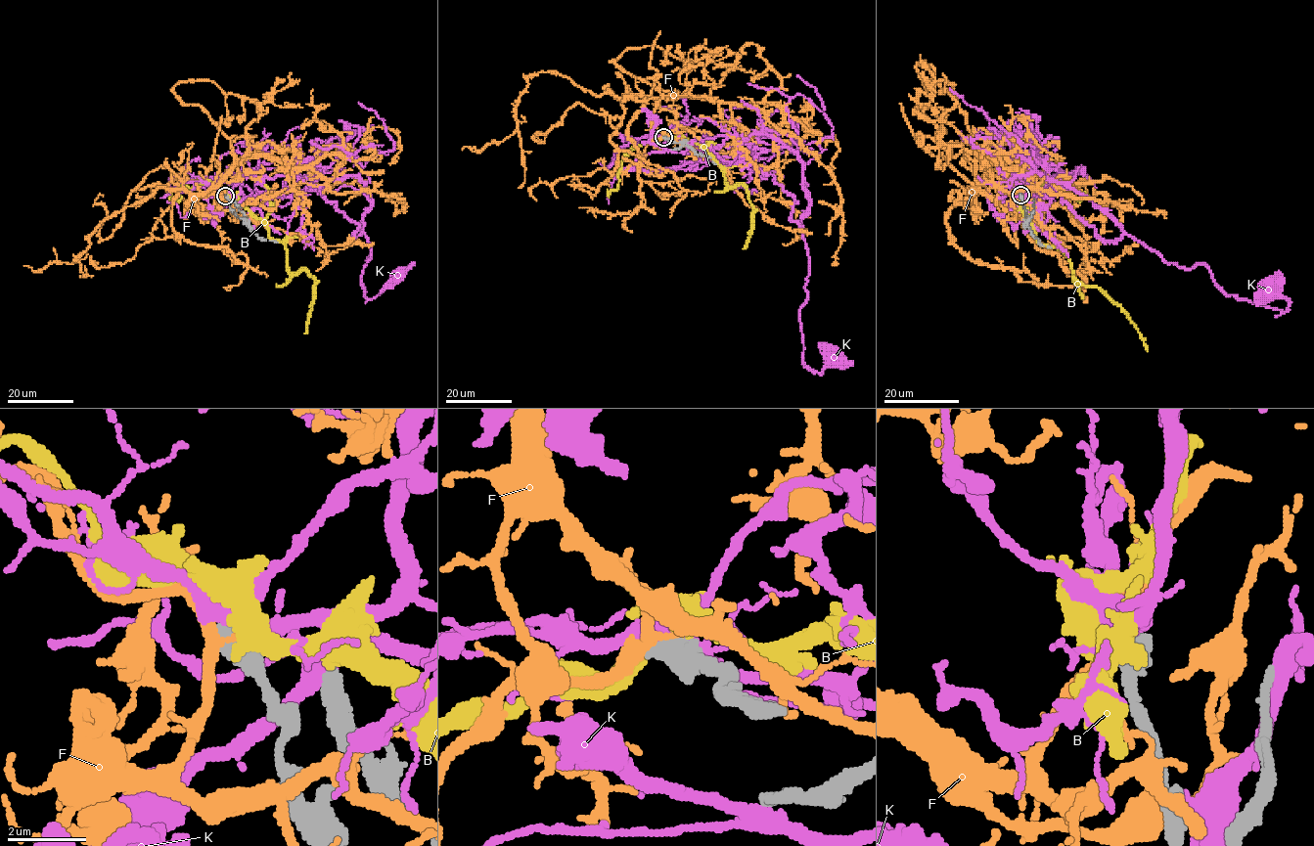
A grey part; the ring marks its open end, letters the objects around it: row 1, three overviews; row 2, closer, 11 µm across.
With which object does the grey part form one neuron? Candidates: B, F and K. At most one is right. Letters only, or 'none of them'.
none of them

